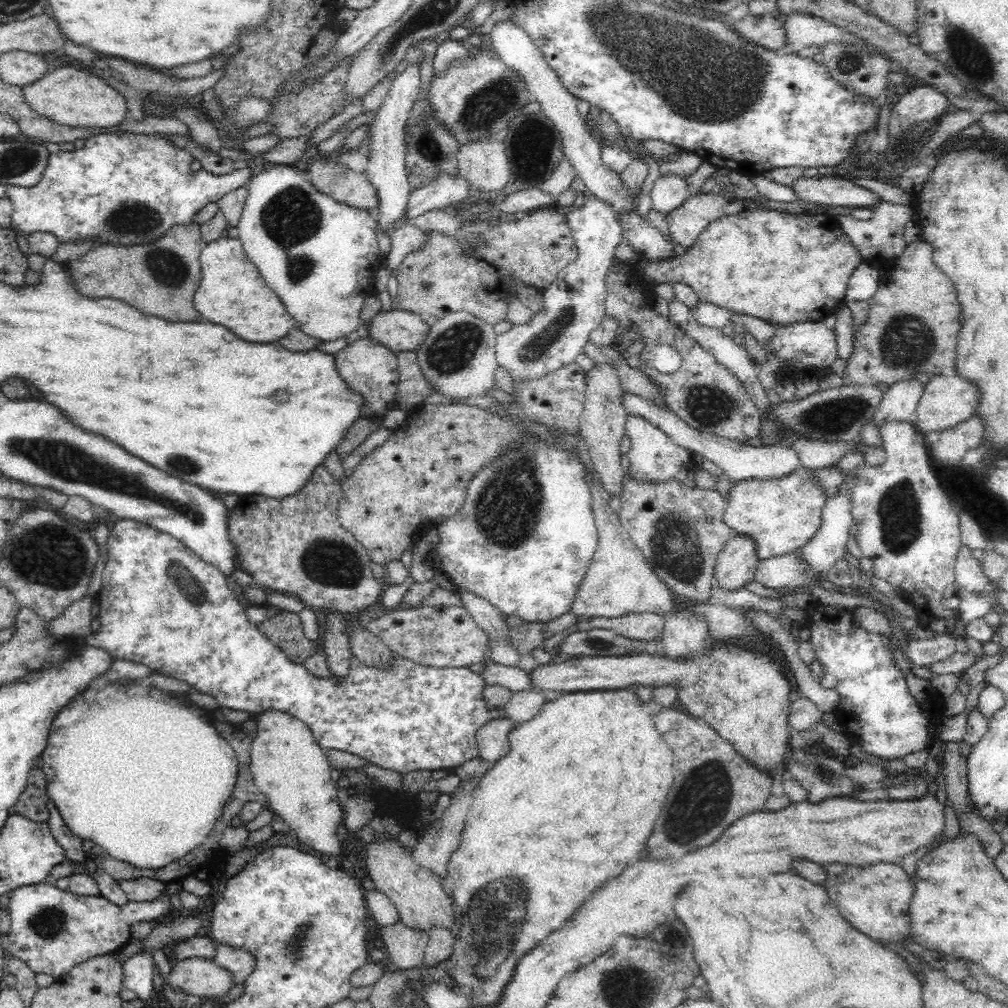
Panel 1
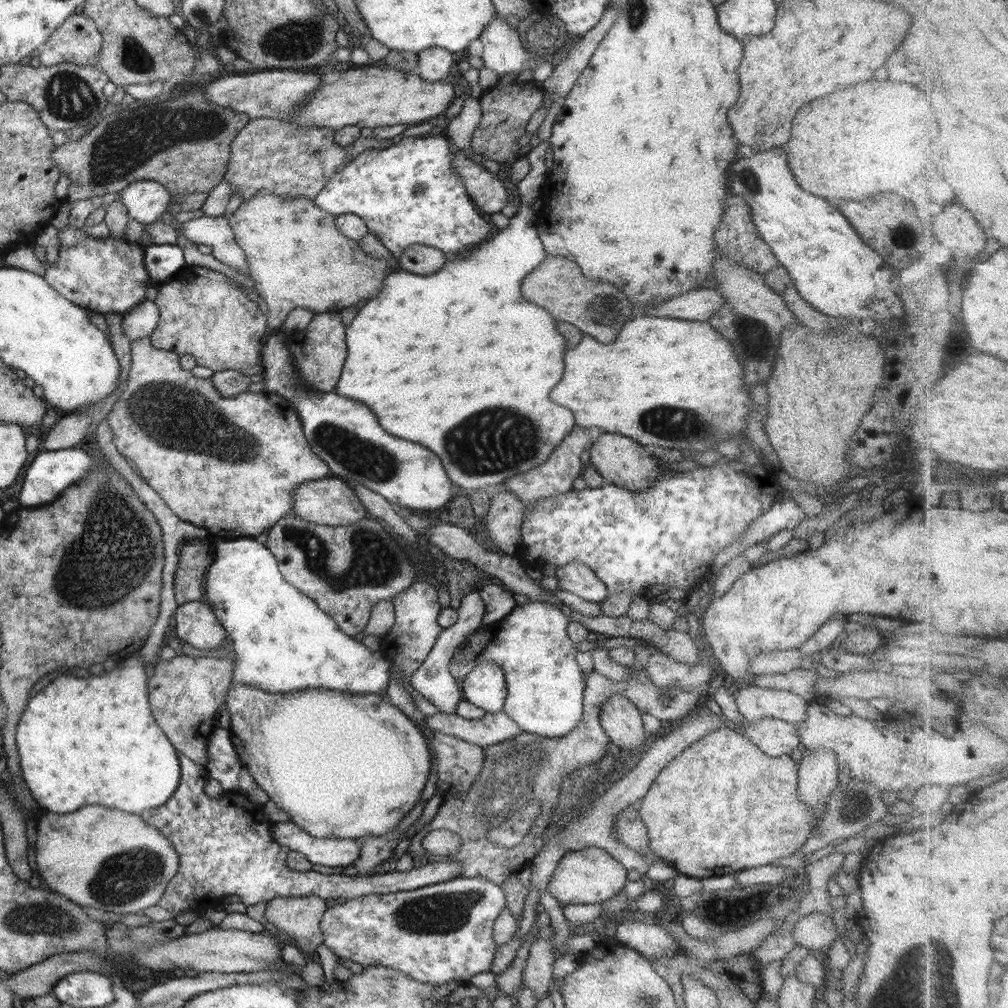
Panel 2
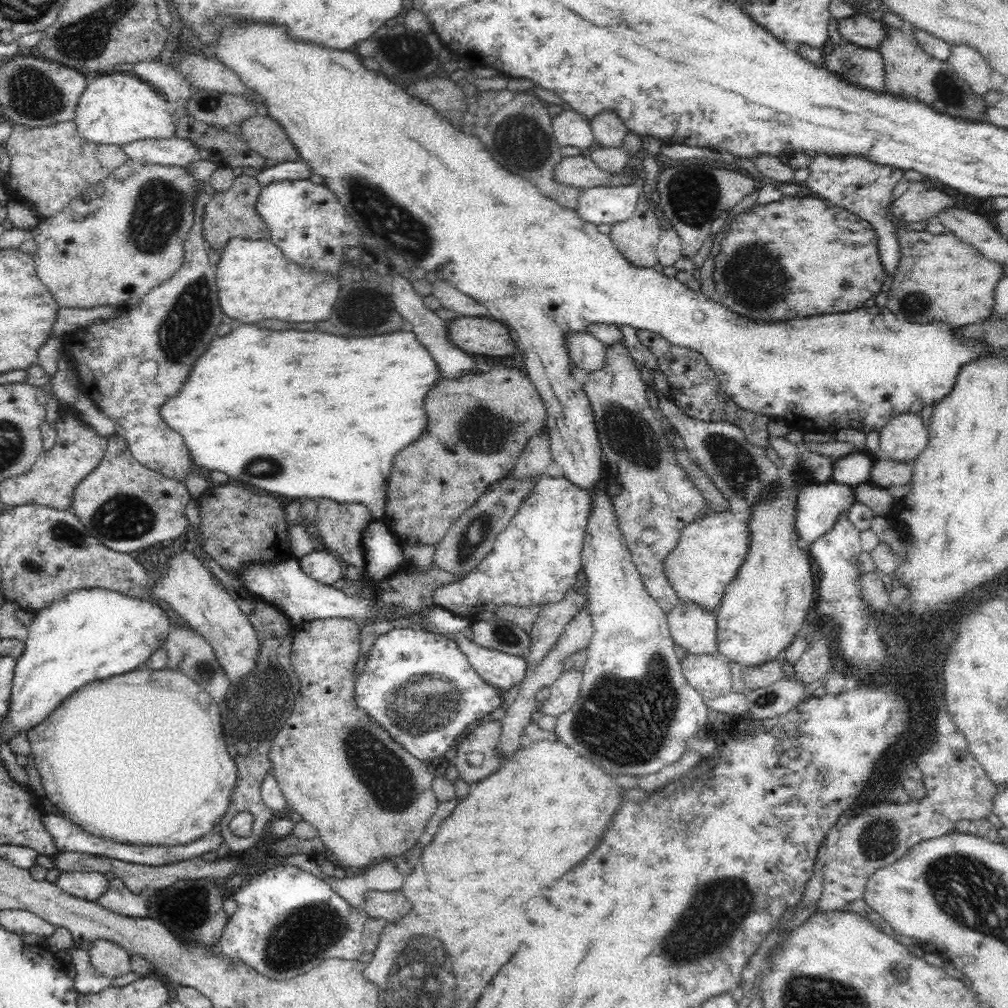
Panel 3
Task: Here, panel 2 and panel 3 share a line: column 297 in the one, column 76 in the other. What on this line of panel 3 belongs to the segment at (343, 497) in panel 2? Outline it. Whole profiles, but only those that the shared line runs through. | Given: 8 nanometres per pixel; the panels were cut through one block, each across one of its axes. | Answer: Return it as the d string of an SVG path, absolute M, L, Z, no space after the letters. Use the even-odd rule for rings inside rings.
M114 435L107 443L102 462L73 488L70 511L93 537L118 552L134 554L144 546L184 536L190 500L186 486L136 462L123 438Z

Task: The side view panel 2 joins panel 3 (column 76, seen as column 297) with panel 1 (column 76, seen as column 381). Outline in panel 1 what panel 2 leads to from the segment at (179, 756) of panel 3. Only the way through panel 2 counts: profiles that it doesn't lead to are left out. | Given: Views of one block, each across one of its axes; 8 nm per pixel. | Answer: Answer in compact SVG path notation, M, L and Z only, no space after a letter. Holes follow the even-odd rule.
M137 681L134 685L110 683L98 690L86 690L78 694L68 705L60 709L51 724L47 745L40 756L39 766L46 773L47 791L51 804L58 807L62 819L76 837L100 845L115 859L132 864L138 868L162 868L173 860L182 858L195 846L208 838L208 832L220 818L222 807L227 803L233 791L237 772L238 759L231 746L215 732L210 724L209 713L202 716L202 709L182 699L174 699L171 694L162 692L153 685Z

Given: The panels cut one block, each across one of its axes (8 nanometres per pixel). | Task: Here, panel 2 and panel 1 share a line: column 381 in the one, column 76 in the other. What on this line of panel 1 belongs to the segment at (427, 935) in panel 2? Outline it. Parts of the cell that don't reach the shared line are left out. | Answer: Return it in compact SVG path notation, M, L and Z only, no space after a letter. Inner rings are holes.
M174 879L152 900L128 901L118 905L101 894L96 896L77 895L60 890L47 883L15 888L9 896L9 919L11 927L9 945L5 954L24 962L35 974L46 974L60 979L72 968L107 953L120 952L131 939L130 928L134 922L150 921L170 912L170 896L182 888L182 880Z

